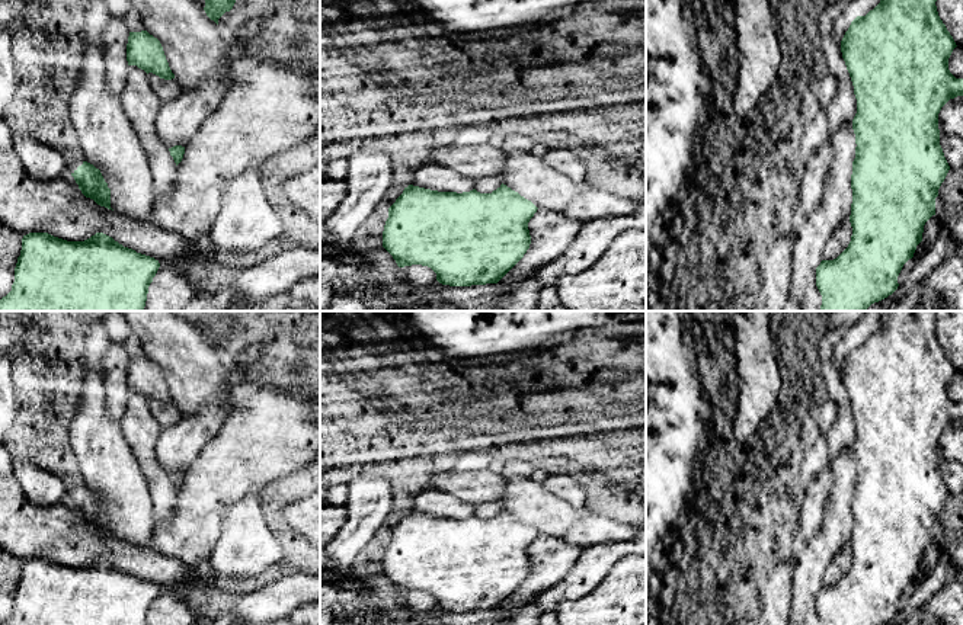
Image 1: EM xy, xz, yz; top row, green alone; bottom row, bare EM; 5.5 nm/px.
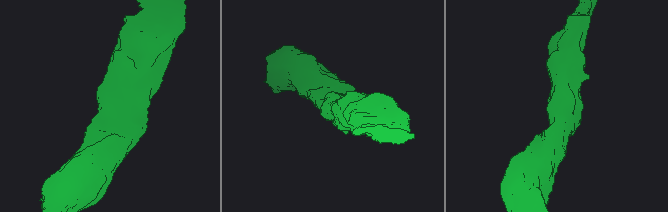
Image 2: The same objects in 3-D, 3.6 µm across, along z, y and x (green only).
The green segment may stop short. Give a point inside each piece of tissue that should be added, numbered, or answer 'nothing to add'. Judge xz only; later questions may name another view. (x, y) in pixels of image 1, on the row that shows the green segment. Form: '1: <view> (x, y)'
nothing to add

